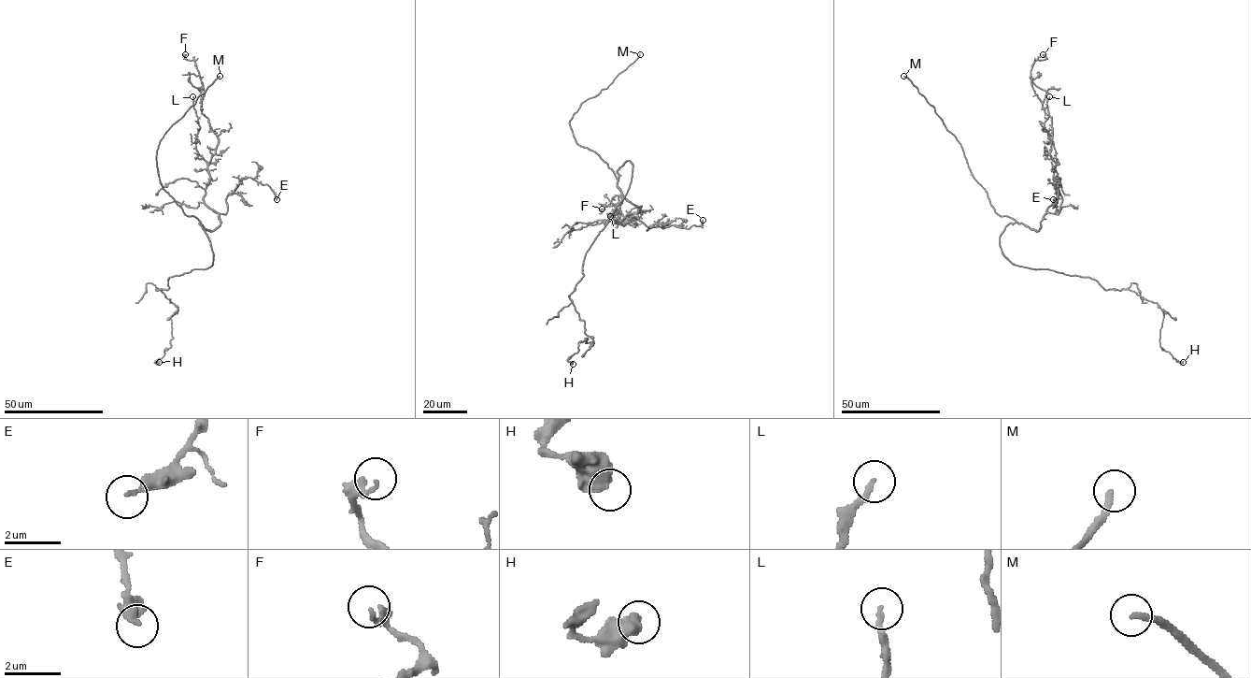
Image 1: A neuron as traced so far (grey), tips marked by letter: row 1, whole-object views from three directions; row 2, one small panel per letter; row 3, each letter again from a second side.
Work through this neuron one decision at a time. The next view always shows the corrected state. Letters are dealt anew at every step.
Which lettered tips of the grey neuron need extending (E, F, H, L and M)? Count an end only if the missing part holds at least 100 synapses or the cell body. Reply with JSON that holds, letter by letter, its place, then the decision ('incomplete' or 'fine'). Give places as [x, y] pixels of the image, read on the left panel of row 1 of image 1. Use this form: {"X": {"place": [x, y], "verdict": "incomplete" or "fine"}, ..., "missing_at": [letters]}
{"E": {"place": [277, 199], "verdict": "fine"}, "F": {"place": [185, 54], "verdict": "fine"}, "H": {"place": [159, 362], "verdict": "fine"}, "L": {"place": [192, 96], "verdict": "fine"}, "M": {"place": [220, 76], "verdict": "incomplete"}, "missing_at": ["M"]}

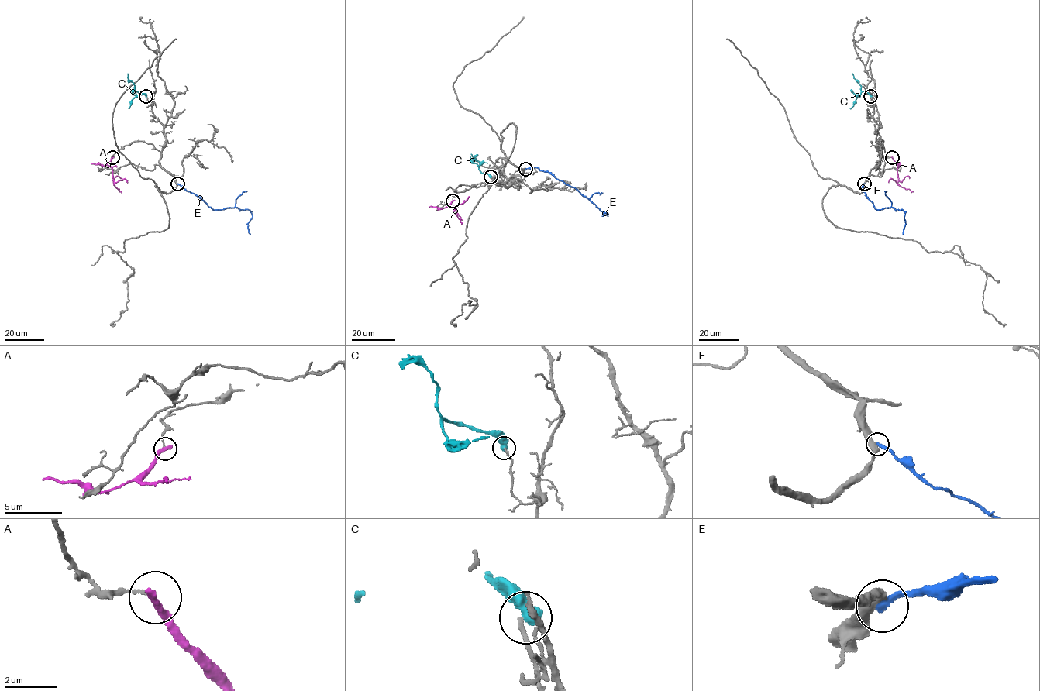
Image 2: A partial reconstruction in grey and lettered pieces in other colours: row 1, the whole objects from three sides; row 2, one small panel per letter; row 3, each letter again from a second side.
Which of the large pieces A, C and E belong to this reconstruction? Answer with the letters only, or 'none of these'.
none of these

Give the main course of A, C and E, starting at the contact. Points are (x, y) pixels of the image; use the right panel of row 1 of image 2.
A: (892, 157), (897, 164), (897, 183), (910, 192)
C: (870, 96), (862, 91), (850, 108)
E: (864, 183), (862, 190), (876, 210), (893, 207), (901, 209), (905, 213), (903, 235)

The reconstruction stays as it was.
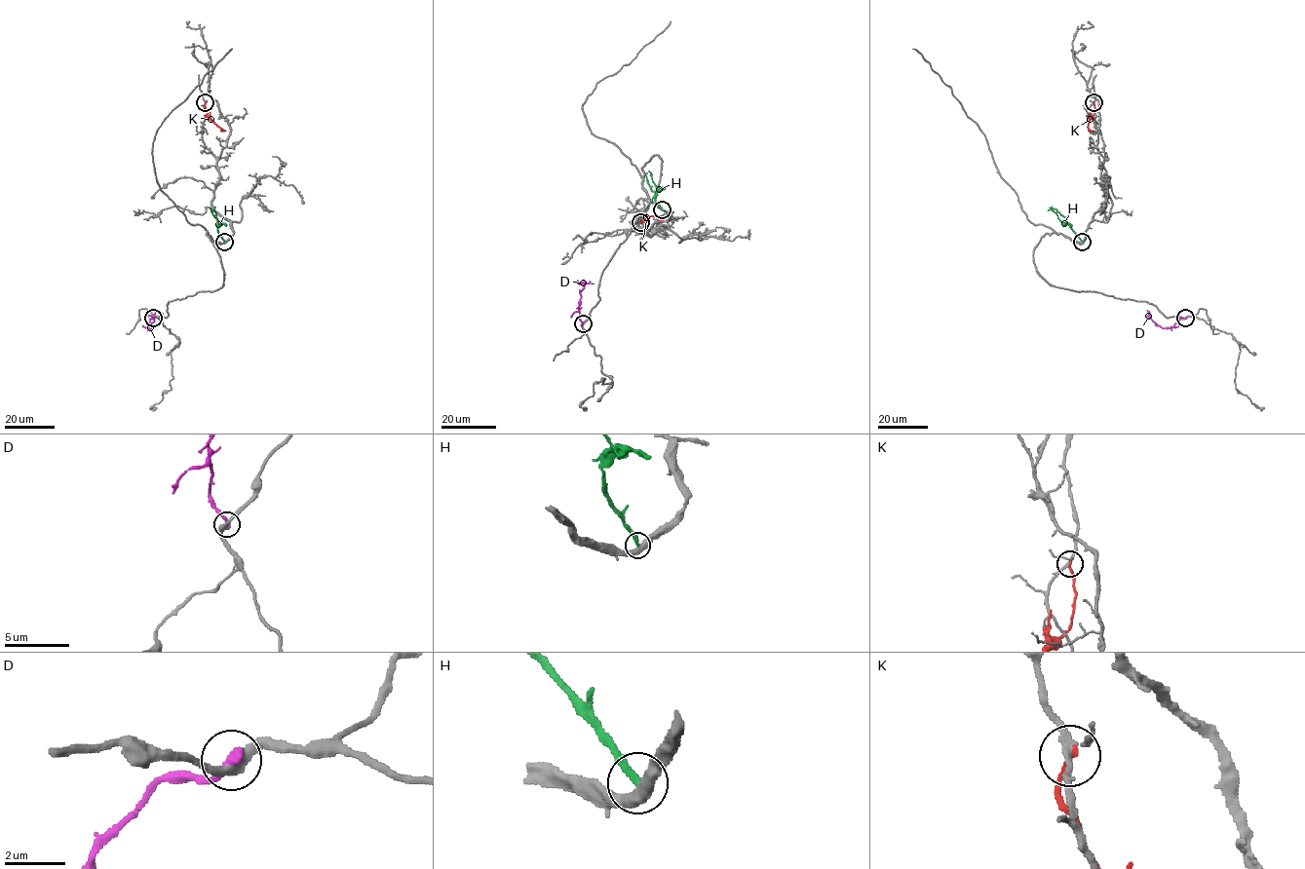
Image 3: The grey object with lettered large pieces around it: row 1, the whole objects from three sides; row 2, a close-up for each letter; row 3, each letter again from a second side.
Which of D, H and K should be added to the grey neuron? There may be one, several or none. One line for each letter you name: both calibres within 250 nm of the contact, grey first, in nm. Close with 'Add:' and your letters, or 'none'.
Add: none

